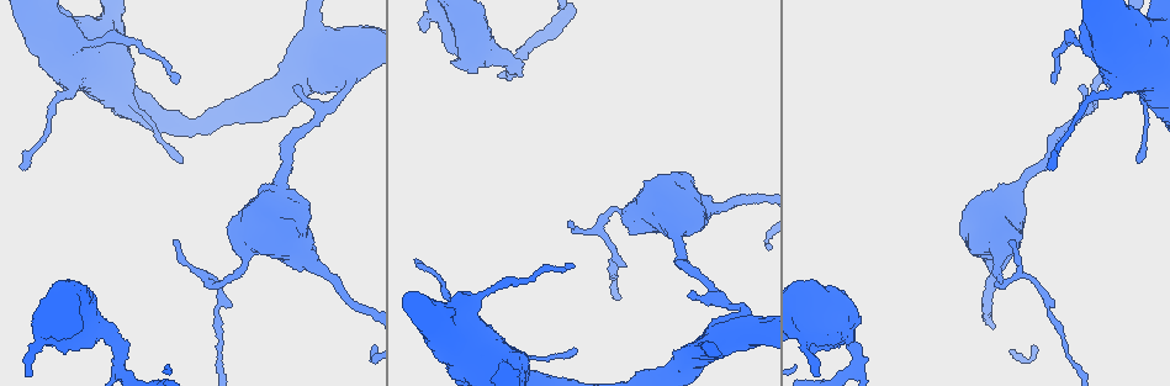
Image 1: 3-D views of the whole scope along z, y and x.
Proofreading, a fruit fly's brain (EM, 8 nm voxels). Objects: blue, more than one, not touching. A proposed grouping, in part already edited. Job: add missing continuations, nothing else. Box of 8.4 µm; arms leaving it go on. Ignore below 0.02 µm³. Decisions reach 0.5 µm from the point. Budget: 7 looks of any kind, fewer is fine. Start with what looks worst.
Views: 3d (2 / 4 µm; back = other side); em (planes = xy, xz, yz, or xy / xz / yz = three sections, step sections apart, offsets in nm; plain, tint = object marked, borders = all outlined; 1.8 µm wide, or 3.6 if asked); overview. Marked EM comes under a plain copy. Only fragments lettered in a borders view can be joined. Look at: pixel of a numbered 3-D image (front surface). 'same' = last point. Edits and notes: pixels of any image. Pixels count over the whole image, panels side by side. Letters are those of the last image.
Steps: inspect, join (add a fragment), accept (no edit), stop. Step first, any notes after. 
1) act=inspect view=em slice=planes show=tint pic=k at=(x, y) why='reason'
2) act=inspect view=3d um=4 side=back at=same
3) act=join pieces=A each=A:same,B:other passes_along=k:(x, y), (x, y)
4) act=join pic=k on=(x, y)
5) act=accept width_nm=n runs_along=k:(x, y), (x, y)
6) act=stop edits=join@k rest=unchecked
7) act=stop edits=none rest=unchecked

act=inspect view=3d um=4 pic=1 at=(571, 267) why='end of a long branch'

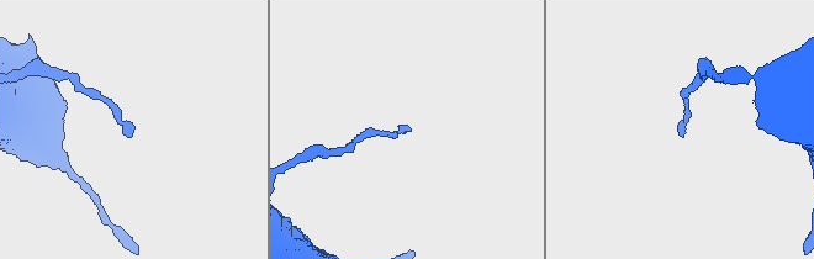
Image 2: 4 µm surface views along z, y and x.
act=inspect view=em slice=planes show=borders pic=2 at=(405, 131) why='now the EM'

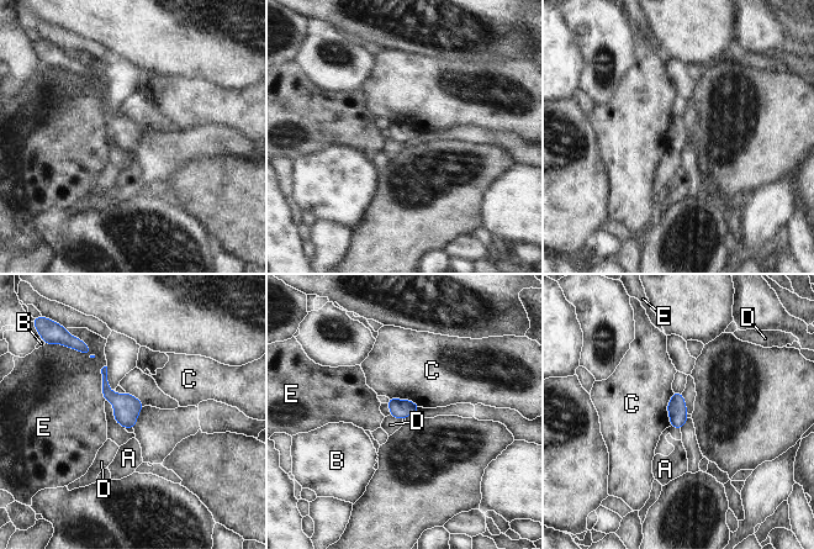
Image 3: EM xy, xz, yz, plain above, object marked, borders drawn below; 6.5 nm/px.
act=accept longest_contact=C:220nm each=A:other,B:other,C:other,D:other,E:other border=3:(390, 415), (402, 420) found='no lettered fragment goes on from it'

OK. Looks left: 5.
act=inspect view=em slice=planes show=borders pic=1 at=(1081, 85) why='thin end'

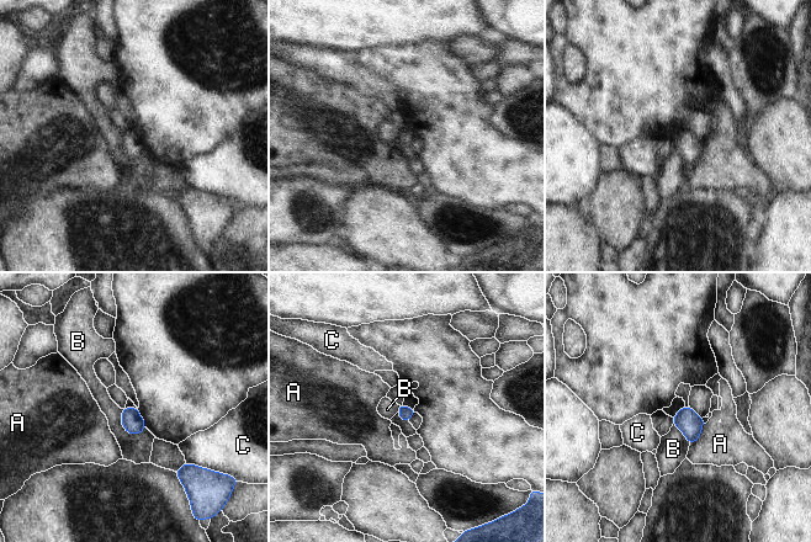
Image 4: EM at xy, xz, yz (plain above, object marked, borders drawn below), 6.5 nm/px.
act=accept width_nm=90 each=A:other,B:other,C:other found='no lettered fragment goes on from it'

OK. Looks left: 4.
act=inspect view=3d um=2 pic=1 at=(1074, 42) why='thick turns thin'

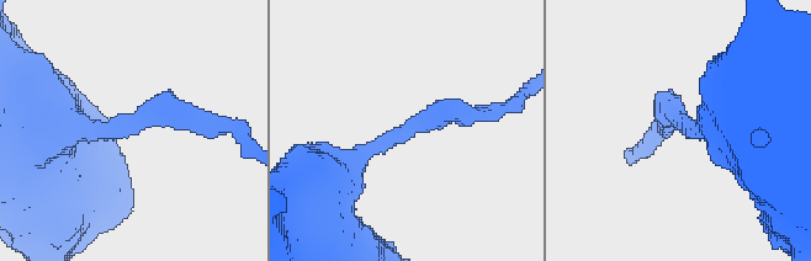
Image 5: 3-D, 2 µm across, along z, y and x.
act=inspect view=em slice=yz step=16 show=tint pic=5 at=(138, 120) why='need the tissue'

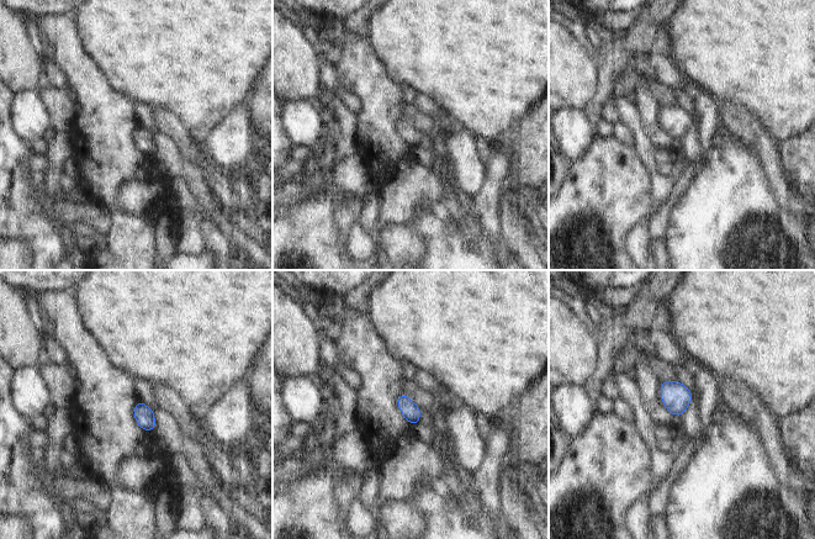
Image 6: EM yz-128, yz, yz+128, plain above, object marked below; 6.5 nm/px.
act=inspect view=em slice=planes show=borders at=same why='cut it another way'

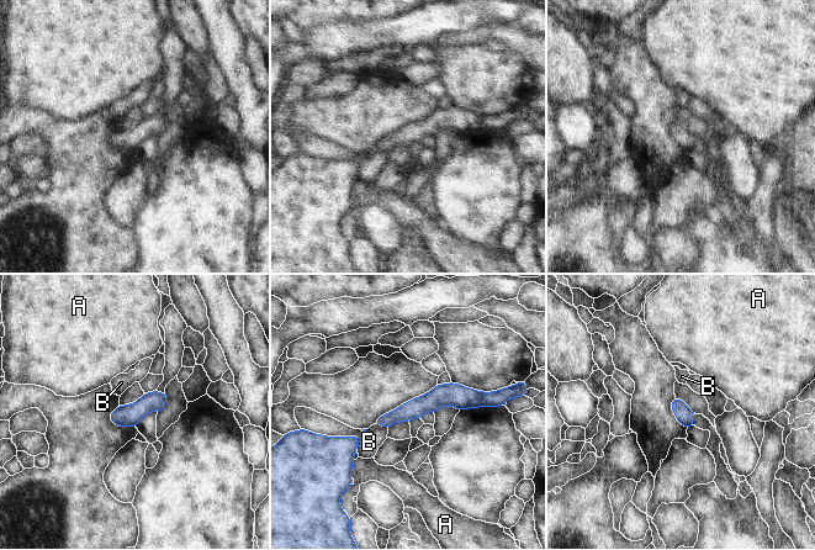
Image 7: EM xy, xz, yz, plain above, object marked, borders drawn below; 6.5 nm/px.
act=accept width_nm=110 each=A:other,B:other border=7:(326, 435), (355, 435), (358, 448) found='none of them fits'

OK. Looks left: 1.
act=stop edits=none rest=unchecked

